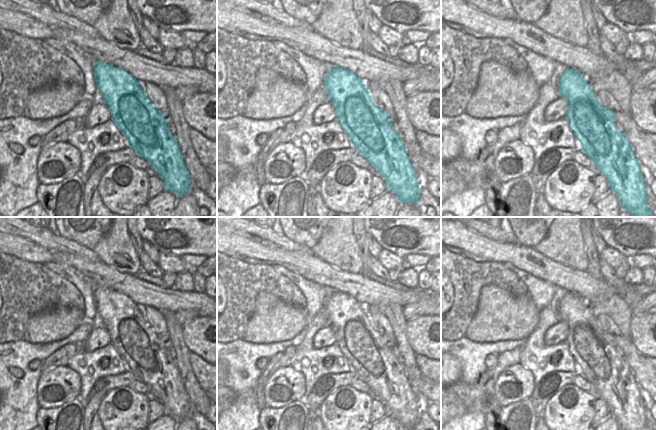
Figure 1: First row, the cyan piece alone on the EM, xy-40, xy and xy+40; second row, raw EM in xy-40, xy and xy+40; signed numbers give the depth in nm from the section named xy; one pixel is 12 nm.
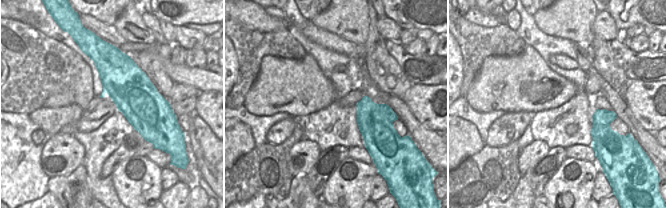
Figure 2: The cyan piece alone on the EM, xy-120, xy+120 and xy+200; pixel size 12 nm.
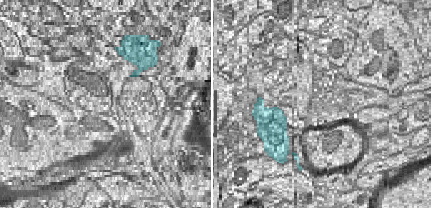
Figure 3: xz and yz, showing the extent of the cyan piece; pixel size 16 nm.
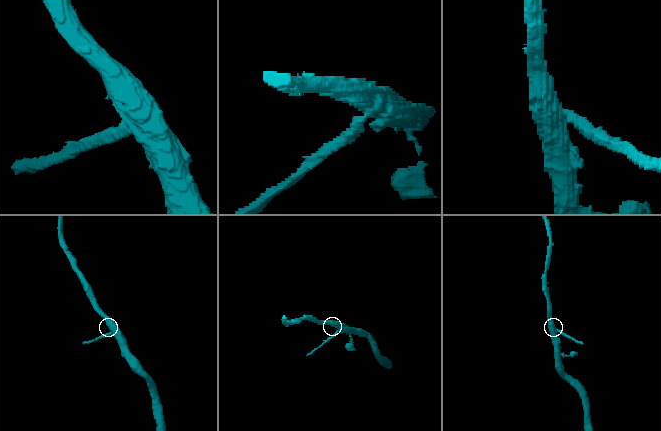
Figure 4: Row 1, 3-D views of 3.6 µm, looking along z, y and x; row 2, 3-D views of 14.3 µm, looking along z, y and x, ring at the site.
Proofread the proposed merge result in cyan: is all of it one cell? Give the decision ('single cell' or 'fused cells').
fused cells

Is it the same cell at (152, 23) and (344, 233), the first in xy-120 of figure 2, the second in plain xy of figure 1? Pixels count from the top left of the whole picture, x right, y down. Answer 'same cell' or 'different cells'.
different cells

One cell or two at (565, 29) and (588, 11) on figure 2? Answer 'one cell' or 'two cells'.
one cell

